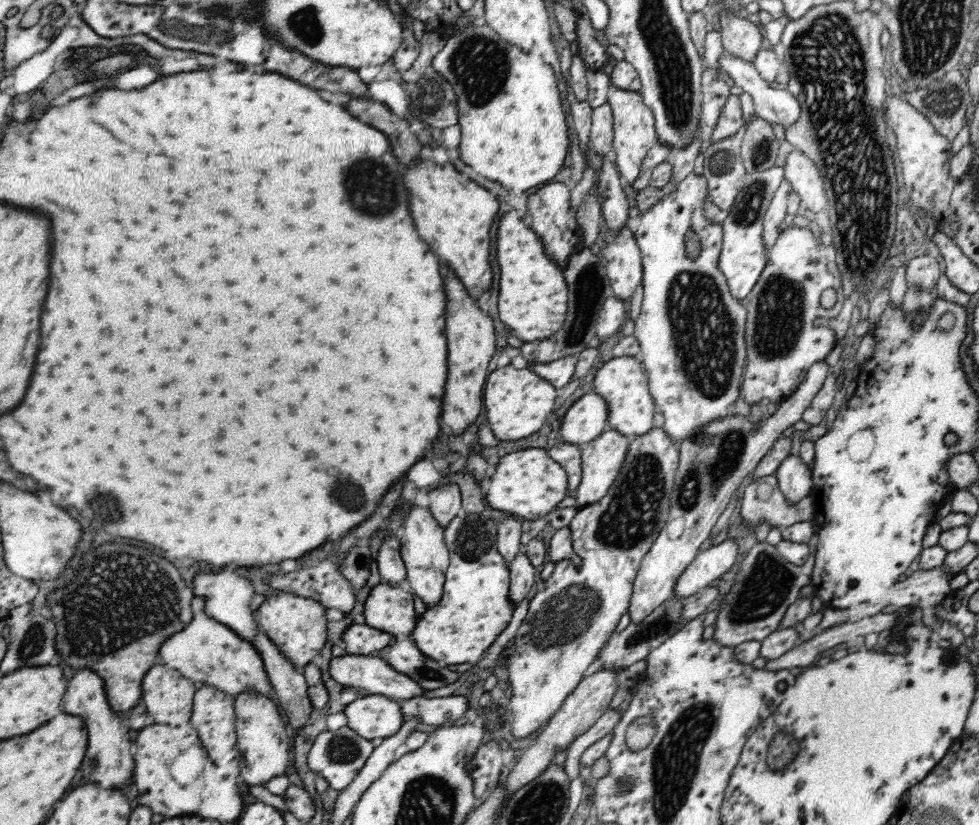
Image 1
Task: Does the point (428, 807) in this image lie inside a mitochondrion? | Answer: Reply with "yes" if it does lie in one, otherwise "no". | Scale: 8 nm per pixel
yes

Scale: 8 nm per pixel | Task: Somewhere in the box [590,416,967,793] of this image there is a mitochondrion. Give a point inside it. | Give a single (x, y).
(631, 513)

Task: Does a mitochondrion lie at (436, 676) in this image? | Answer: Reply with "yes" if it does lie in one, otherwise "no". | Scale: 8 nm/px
yes

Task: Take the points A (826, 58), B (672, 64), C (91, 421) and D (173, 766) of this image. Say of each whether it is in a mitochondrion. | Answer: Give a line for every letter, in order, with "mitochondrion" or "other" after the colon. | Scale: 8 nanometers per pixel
A: mitochondrion
B: mitochondrion
C: other
D: other

